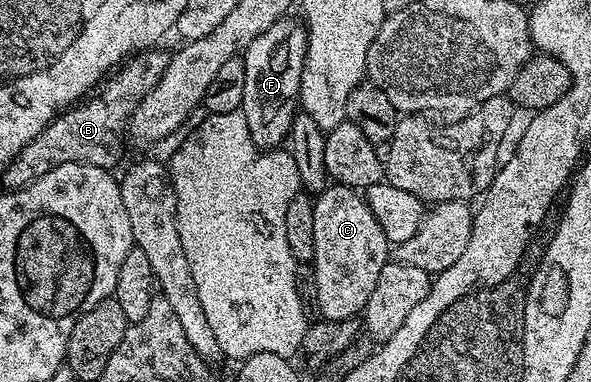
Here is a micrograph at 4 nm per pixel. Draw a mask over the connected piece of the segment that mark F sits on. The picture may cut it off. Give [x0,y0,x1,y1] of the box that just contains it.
[239,17,307,149]

